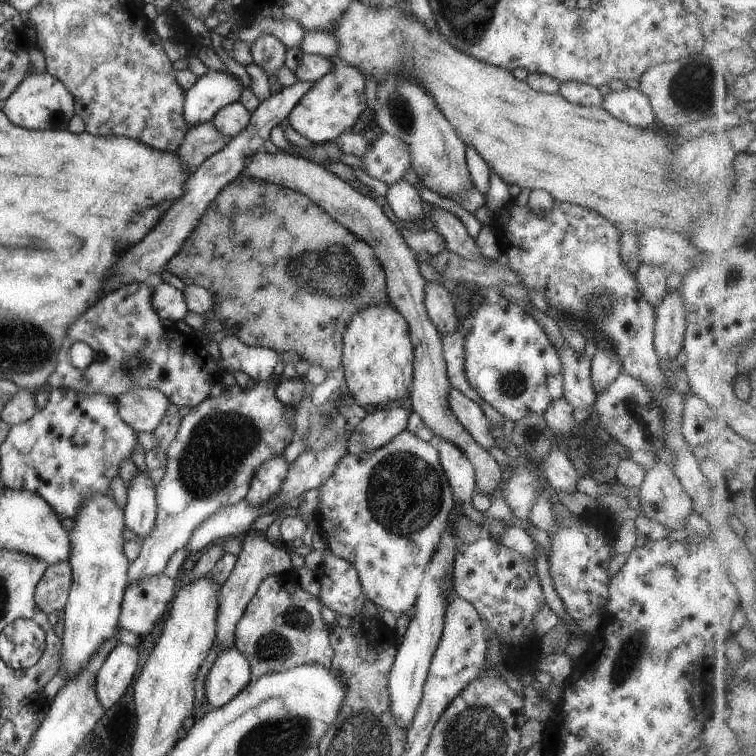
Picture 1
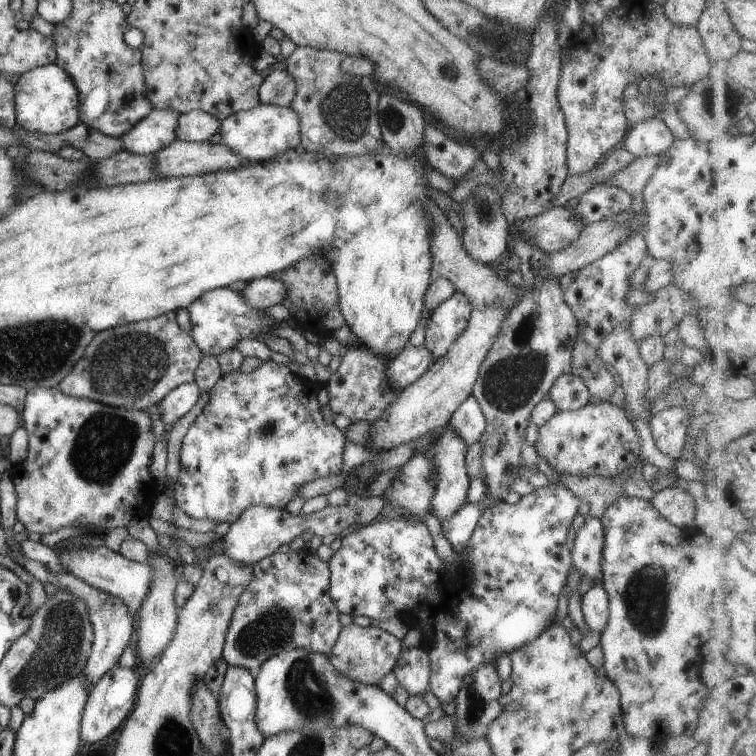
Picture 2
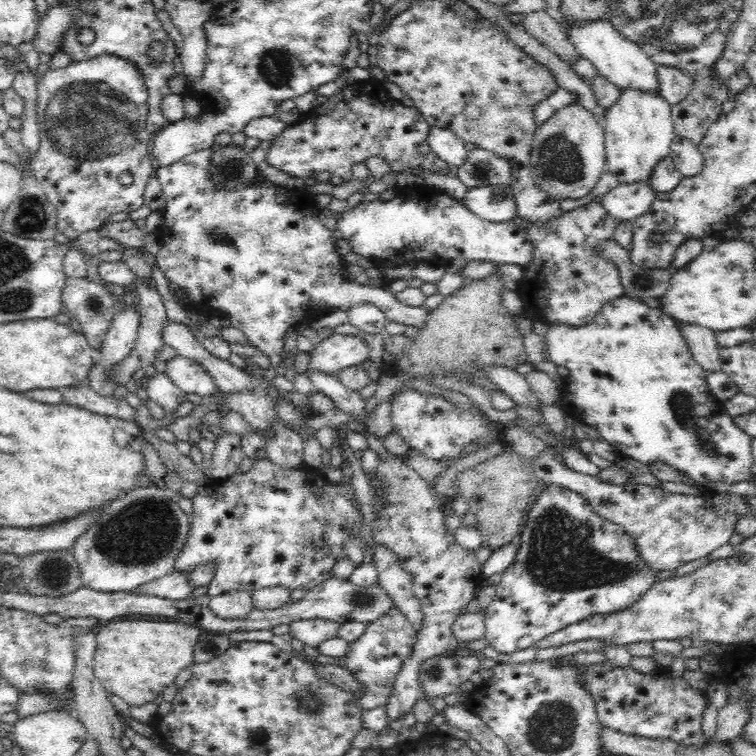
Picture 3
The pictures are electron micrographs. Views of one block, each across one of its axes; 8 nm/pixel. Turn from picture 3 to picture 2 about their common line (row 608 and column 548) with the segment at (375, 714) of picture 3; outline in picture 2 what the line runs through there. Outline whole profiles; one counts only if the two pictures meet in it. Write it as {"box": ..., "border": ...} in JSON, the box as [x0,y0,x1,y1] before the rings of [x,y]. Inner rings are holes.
{"box":[545,373,590,411],"border":[[[563,373],[550,384],[545,398],[554,402],[557,411],[574,411],[588,403],[590,392],[573,373]]]}

